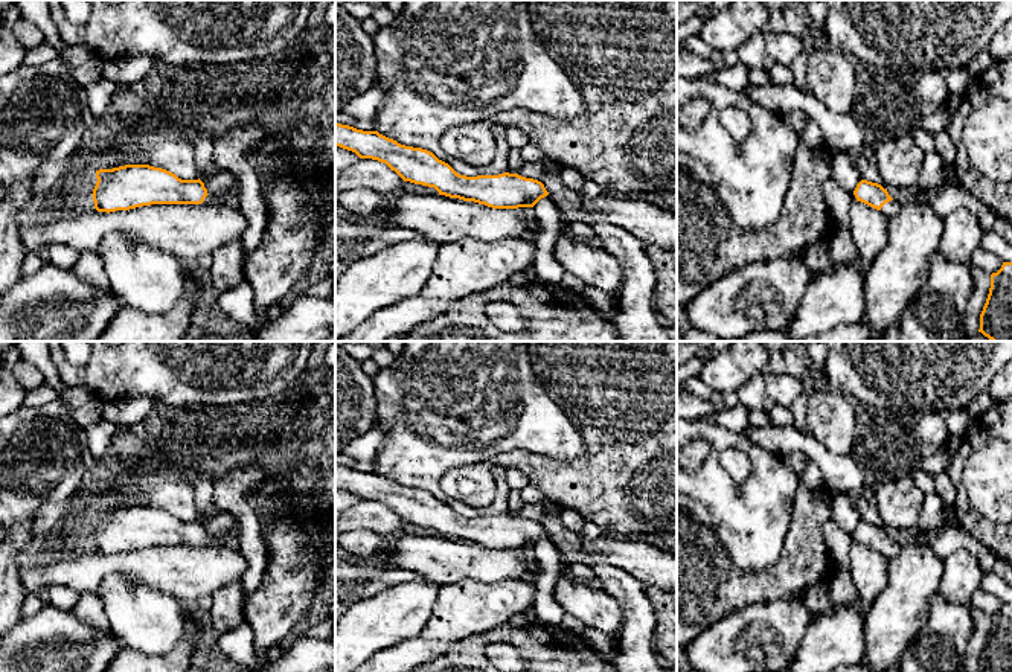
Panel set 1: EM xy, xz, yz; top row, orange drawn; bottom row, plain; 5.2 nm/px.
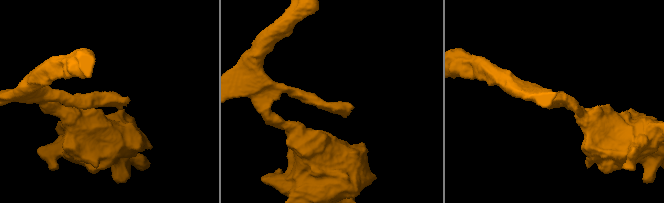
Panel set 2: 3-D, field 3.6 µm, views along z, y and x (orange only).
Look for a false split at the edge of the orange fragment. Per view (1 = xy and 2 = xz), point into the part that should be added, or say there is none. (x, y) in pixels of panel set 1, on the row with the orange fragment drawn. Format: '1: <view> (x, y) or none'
1: xy (230, 200)
2: none

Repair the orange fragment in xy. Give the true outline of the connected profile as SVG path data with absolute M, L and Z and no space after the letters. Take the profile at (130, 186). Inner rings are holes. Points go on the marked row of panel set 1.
M125 165L96 171L93 189L98 212L130 210L151 204L219 204L239 209L239 192L213 198L204 183L181 180L175 174L149 165Z

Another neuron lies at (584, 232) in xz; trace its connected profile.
M572 222L568 224L568 233L576 238L578 241L588 242L591 241L596 233L590 224L585 222Z

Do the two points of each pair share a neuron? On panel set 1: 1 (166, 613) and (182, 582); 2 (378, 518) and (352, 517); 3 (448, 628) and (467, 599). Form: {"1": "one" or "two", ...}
{"1": "two", "2": "one", "3": "one"}

